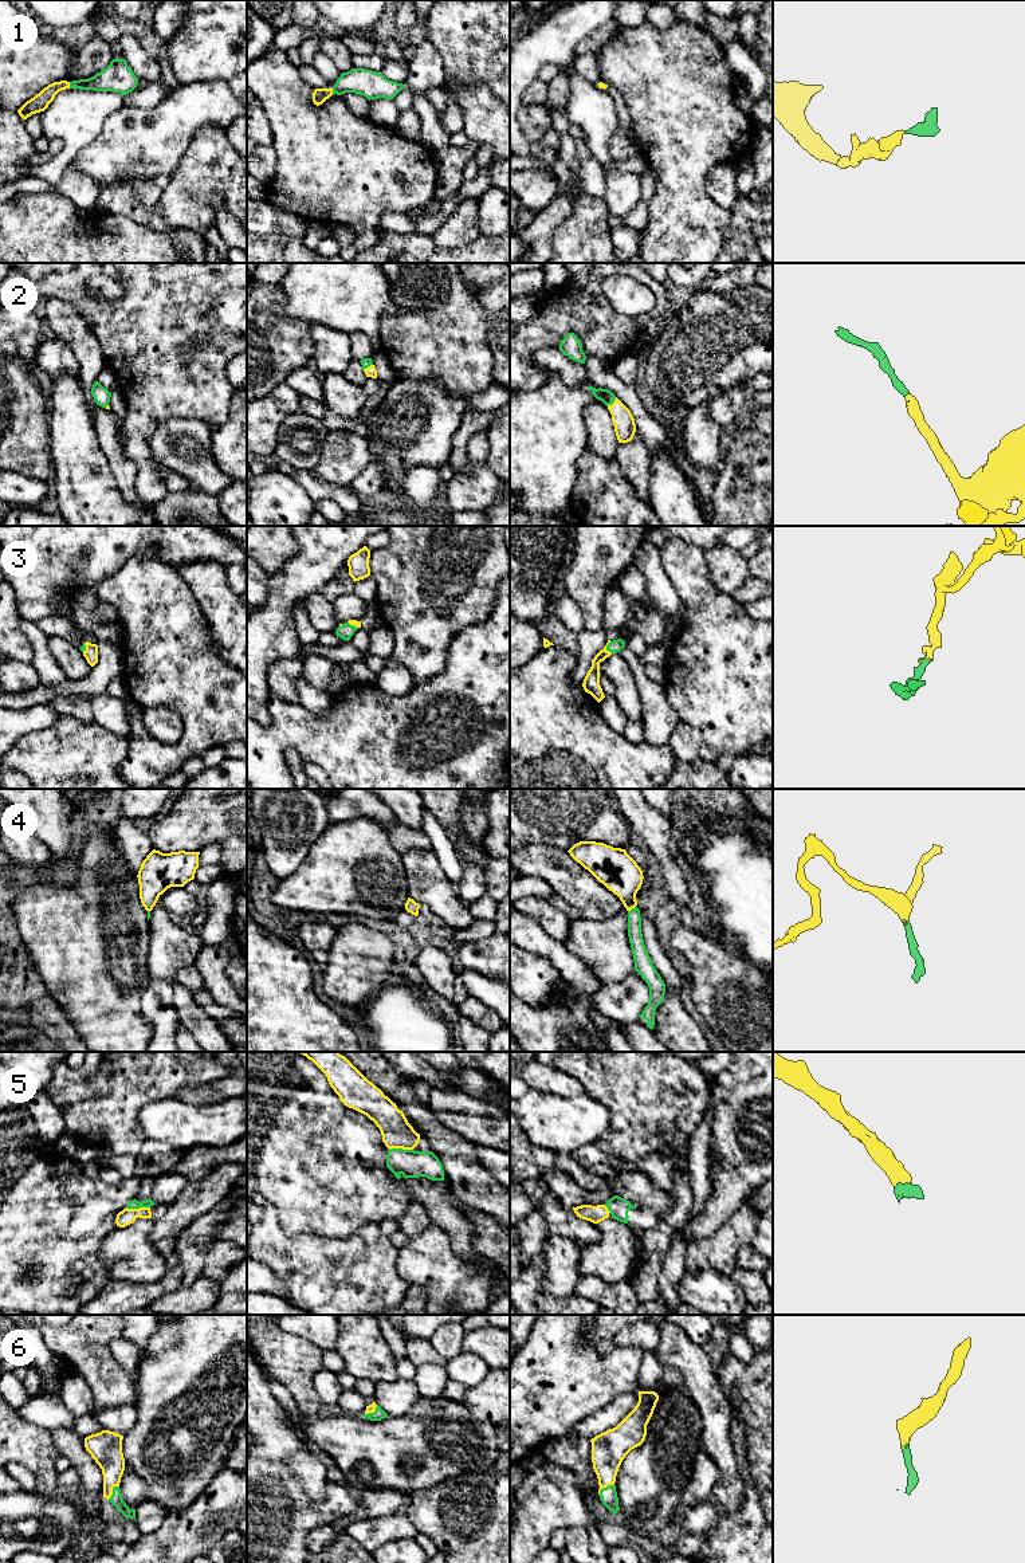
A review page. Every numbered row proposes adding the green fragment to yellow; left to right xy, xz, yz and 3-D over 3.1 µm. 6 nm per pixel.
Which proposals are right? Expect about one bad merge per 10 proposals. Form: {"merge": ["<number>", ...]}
{"merge": ["1", "2", "3", "4", "5", "6"]}

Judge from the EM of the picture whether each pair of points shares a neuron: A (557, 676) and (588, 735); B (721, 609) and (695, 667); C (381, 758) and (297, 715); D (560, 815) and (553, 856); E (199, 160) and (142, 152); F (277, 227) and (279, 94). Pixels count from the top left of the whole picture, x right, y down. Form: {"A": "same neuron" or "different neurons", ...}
{"A": "same neuron", "B": "same neuron", "C": "same neuron", "D": "different neurons", "E": "different neurons", "F": "different neurons"}

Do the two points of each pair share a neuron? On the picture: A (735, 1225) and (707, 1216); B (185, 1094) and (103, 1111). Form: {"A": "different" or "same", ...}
{"A": "different", "B": "different"}

